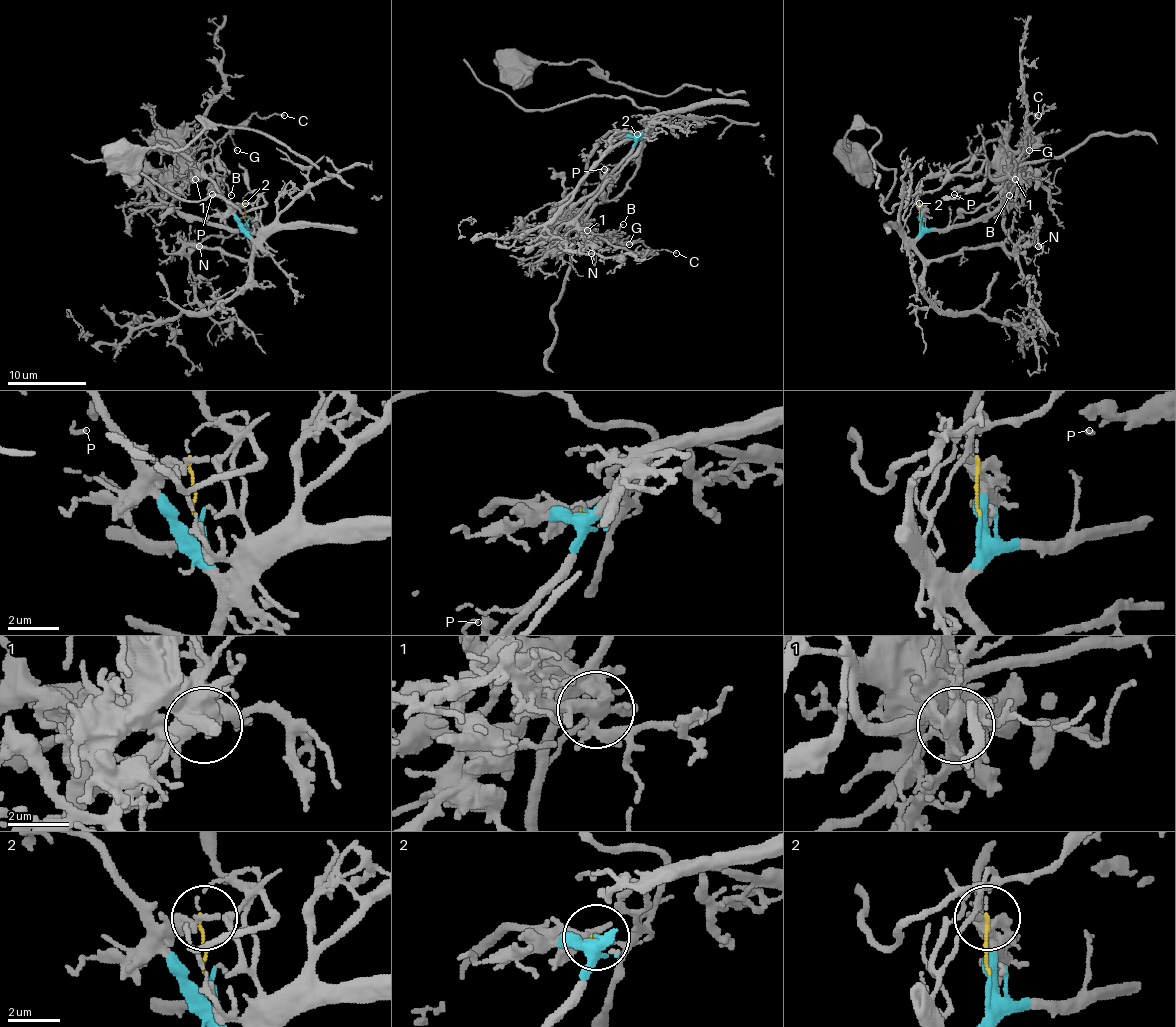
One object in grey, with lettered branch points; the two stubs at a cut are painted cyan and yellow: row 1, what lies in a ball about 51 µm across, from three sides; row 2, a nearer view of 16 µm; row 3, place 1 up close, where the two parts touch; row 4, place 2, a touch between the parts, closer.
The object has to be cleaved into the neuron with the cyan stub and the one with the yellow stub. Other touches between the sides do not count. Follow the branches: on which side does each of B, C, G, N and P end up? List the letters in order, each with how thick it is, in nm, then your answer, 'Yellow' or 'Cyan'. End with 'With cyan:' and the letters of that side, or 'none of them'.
B: Thickness 110 nm. Cyan
C: Thickness 170 nm. Cyan
G: Thickness 120 nm. Cyan
N: Thickness 200 nm. Cyan
P: Thickness 120 nm. Yellow
With cyan: B, C, G, N

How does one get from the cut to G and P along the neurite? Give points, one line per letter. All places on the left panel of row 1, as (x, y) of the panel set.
G: (245, 220), (243, 228), (219, 228), (189, 220), (178, 208), (180, 191), (197, 153), (227, 135), (237, 151)
P: (245, 220), (243, 199), (253, 193), (243, 175), (215, 175), (207, 193), (211, 195)

